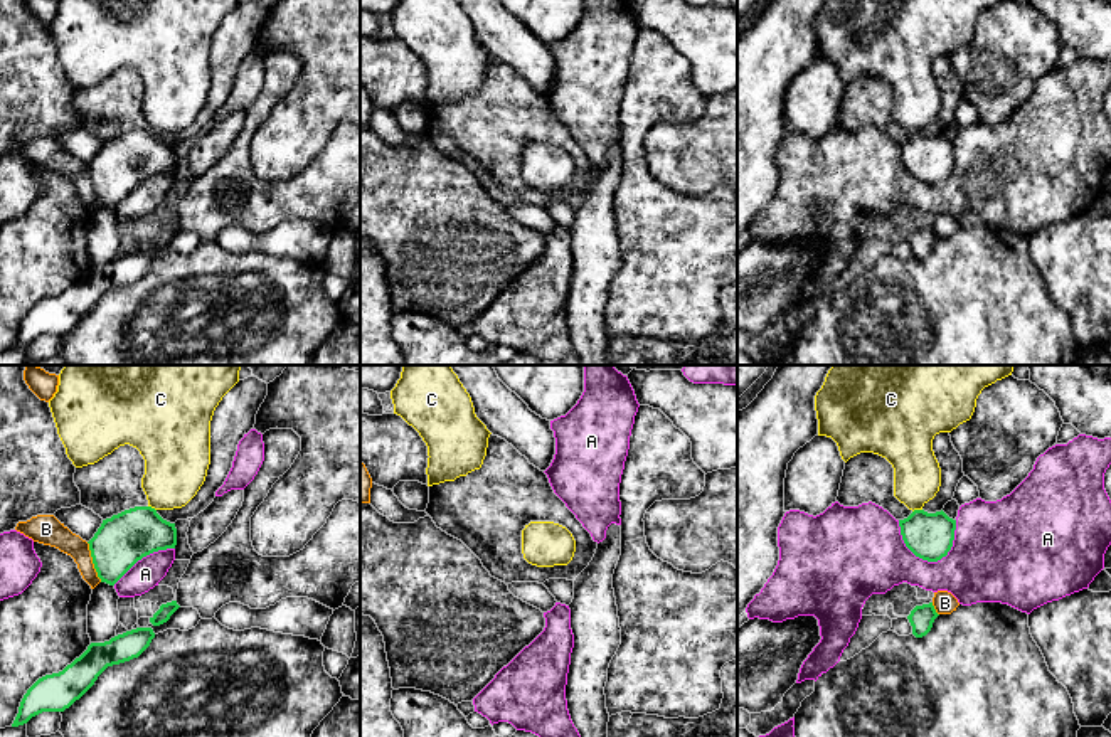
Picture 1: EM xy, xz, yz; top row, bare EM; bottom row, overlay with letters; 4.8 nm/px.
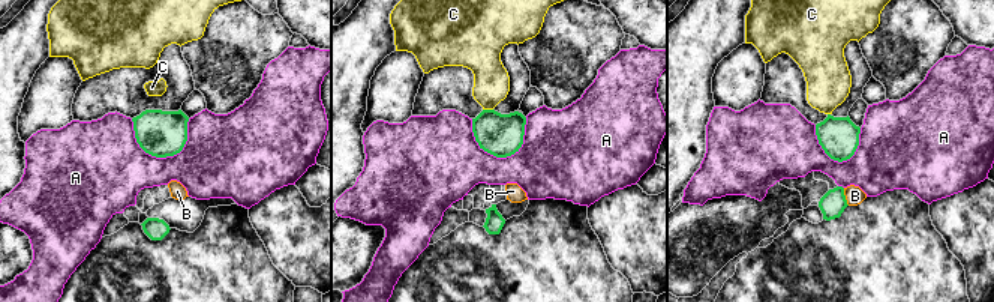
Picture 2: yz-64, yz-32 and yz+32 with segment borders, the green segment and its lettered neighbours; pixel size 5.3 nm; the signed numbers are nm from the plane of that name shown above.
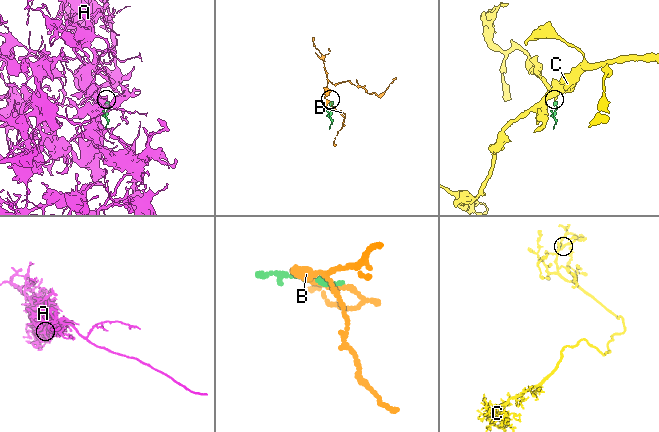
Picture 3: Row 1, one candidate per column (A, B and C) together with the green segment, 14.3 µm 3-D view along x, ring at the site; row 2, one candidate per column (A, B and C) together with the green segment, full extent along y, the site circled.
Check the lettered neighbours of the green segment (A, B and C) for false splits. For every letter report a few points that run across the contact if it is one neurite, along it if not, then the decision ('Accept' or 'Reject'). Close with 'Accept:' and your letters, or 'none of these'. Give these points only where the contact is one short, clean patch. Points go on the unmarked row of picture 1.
A: Reject
B: Reject
C: Reject
Accept: none of these

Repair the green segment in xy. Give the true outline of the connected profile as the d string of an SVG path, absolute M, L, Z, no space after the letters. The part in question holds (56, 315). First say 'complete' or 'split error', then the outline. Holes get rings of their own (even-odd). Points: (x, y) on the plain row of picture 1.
complete | M136 251L88 273L62 294L39 301L24 318L12 350L27 347L42 335L64 335L79 323L113 288L138 281L152 266L152 251Z

